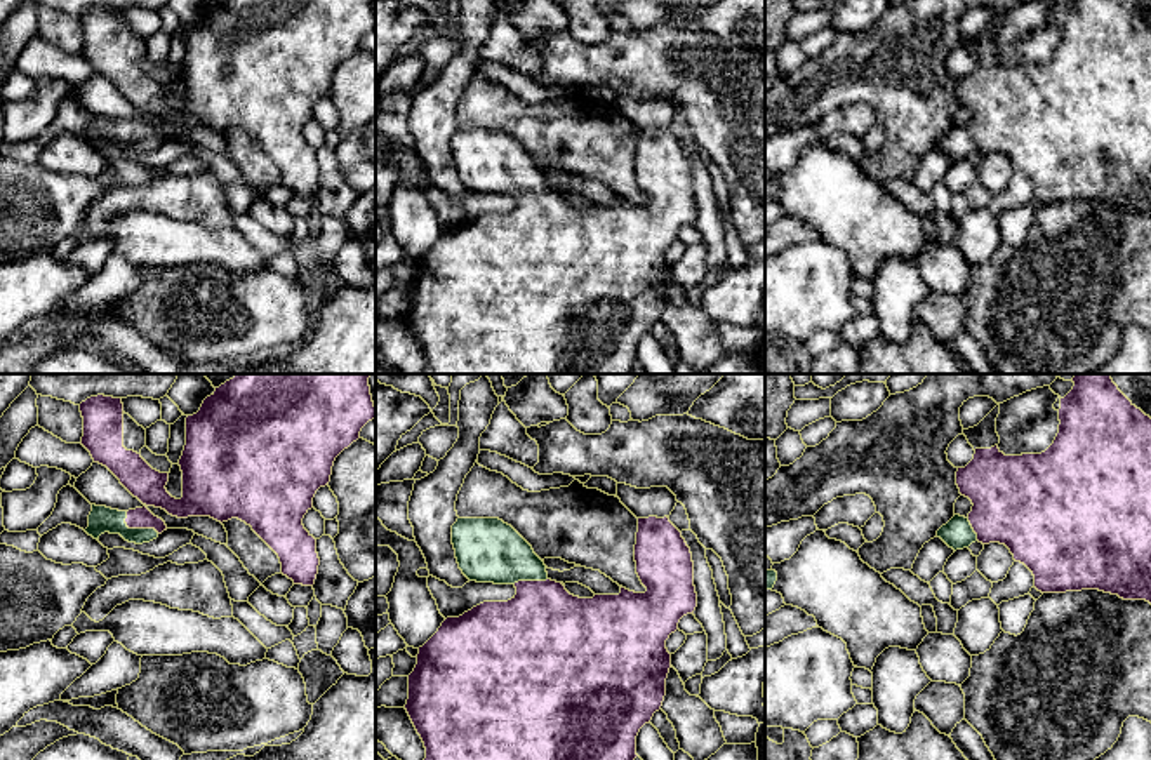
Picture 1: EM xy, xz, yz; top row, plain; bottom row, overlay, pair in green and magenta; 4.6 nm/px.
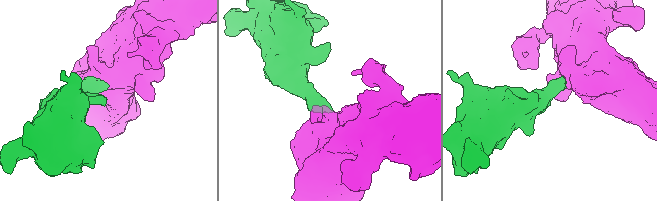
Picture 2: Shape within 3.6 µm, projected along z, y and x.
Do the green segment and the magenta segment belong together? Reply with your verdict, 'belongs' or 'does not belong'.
belongs

